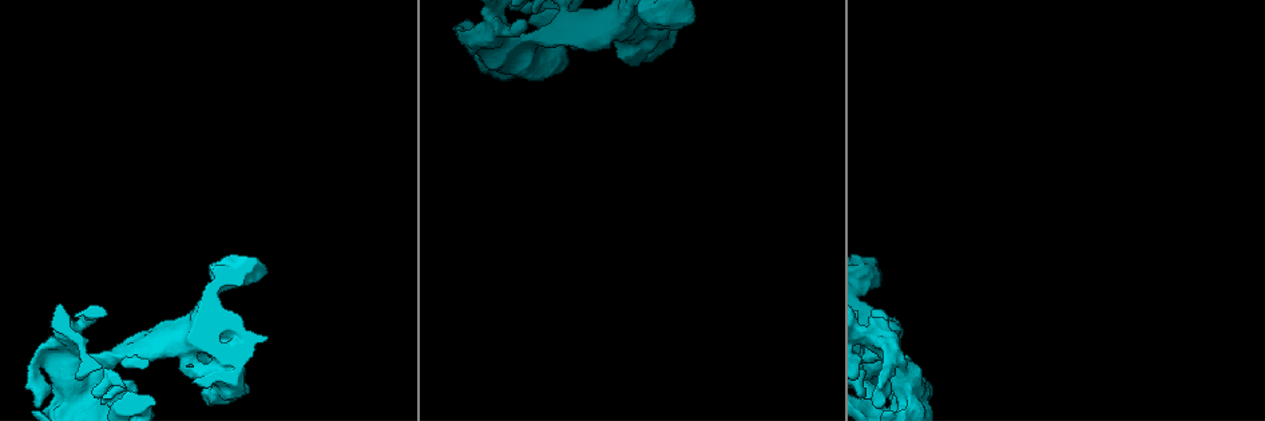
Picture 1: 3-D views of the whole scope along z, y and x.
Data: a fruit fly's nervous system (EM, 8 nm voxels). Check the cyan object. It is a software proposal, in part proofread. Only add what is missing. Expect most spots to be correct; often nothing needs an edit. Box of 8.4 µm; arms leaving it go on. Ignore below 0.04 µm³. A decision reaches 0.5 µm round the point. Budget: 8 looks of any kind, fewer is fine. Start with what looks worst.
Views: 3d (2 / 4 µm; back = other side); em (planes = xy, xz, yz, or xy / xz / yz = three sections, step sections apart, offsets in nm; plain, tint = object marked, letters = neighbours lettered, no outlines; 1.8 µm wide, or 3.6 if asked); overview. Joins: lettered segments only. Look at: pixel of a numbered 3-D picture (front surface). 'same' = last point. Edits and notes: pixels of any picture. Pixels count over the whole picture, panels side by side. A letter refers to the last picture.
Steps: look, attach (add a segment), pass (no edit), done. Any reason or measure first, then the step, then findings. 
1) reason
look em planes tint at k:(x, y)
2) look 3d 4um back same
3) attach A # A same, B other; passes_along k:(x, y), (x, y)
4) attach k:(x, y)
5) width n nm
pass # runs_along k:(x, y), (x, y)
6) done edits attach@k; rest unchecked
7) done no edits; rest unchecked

touches itself
look 3d 4um at 1:(639, 55)

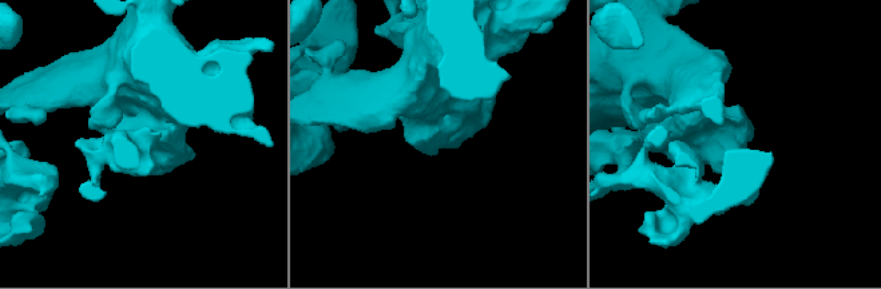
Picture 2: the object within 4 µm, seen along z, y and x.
need the tissue
look em 3.6um xz step 8 letters at 2:(432, 138)

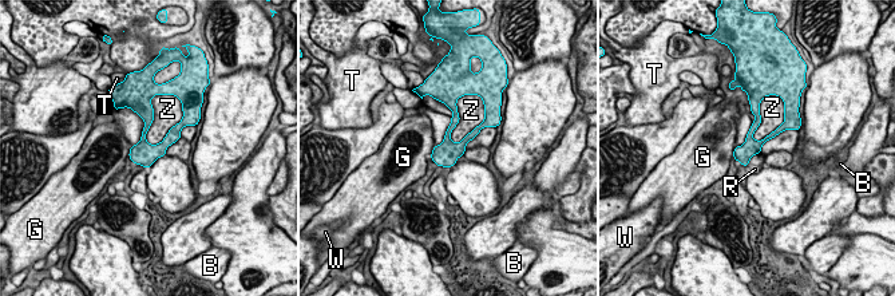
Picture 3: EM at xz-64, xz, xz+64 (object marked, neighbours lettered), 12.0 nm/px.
longest_contact Z 550 nm
pass # B other, G other, R other, T other, W other, Z other; border 3:(182, 117), (161, 141), (145, 139); none of them fits

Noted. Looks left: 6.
look em 3.6um xz step 4 tint at 1:(506, 60)

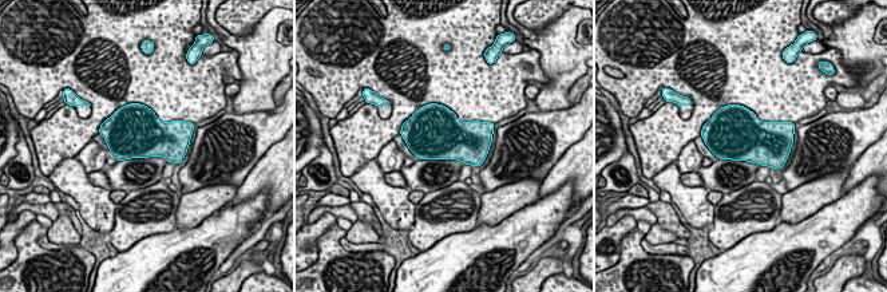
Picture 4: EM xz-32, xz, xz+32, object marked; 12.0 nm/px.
cut it another way
look em 3.6um planes letters same

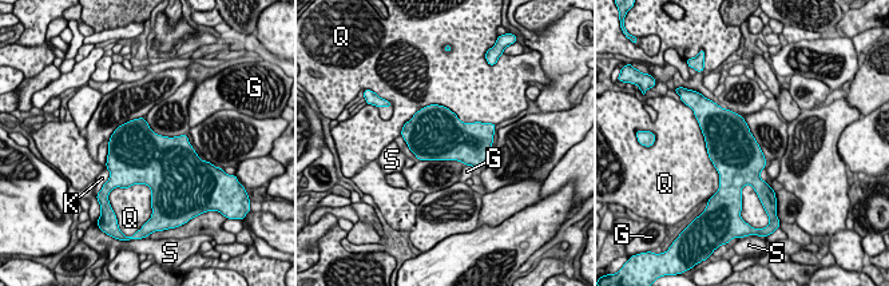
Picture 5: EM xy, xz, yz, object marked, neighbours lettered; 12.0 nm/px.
longest_contact Q 1000 nm
pass # G other, K other, Q other, S other; border 5:(465, 165), (475, 167); none of them fits

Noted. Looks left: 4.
done no edits; rest unchecked

